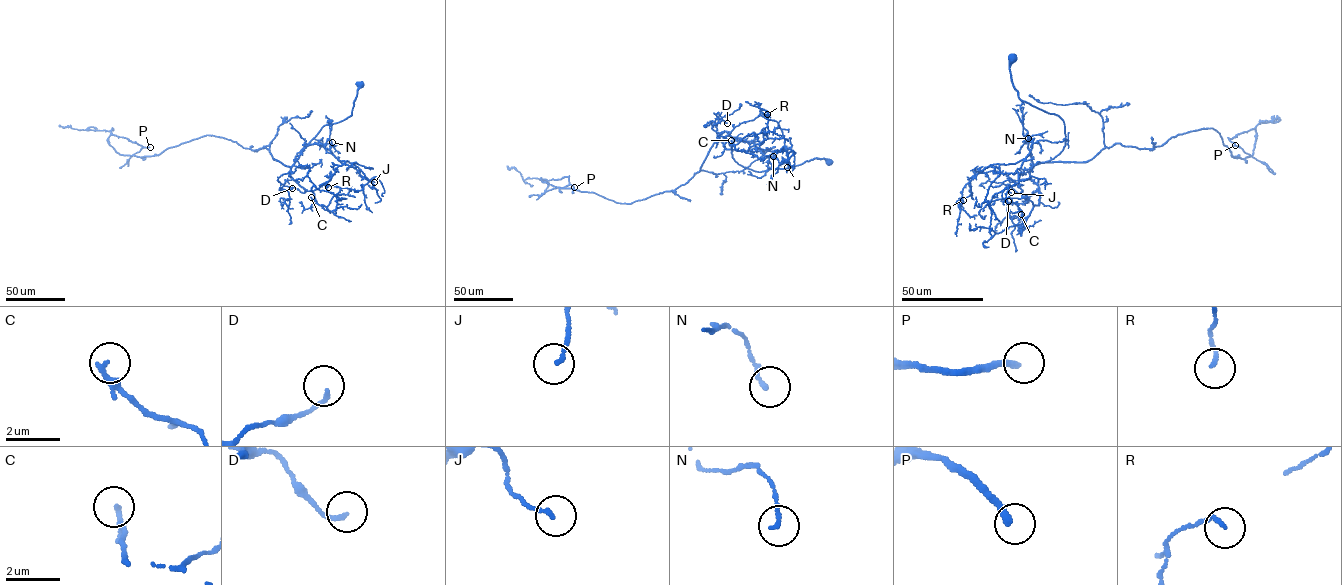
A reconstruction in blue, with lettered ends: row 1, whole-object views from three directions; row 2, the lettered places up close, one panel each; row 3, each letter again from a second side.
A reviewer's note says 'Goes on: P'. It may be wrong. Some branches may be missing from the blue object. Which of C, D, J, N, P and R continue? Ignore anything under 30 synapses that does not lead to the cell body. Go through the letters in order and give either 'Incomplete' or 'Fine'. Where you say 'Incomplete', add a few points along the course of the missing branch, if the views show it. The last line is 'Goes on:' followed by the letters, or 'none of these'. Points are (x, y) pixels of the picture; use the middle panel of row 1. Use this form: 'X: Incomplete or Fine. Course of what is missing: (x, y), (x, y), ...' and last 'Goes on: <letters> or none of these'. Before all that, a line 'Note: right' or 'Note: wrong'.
Note: right
C: Fine
D: Fine
J: Fine
N: Fine
P: Incomplete. Course of what is missing: (574, 187), (595, 190), (631, 201), (660, 189), (699, 185)
R: Fine
Goes on: P

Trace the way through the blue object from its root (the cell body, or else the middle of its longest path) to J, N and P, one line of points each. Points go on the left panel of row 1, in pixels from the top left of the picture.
J: (361, 84), (351, 115), (323, 126), (293, 159), (308, 145), (317, 144), (374, 182)
N: (361, 84), (351, 115), (323, 126), (294, 160), (308, 145), (320, 142), (324, 145), (328, 139), (332, 142)
P: (361, 84), (351, 115), (290, 167), (213, 135), (144, 156), (108, 137), (150, 147)

